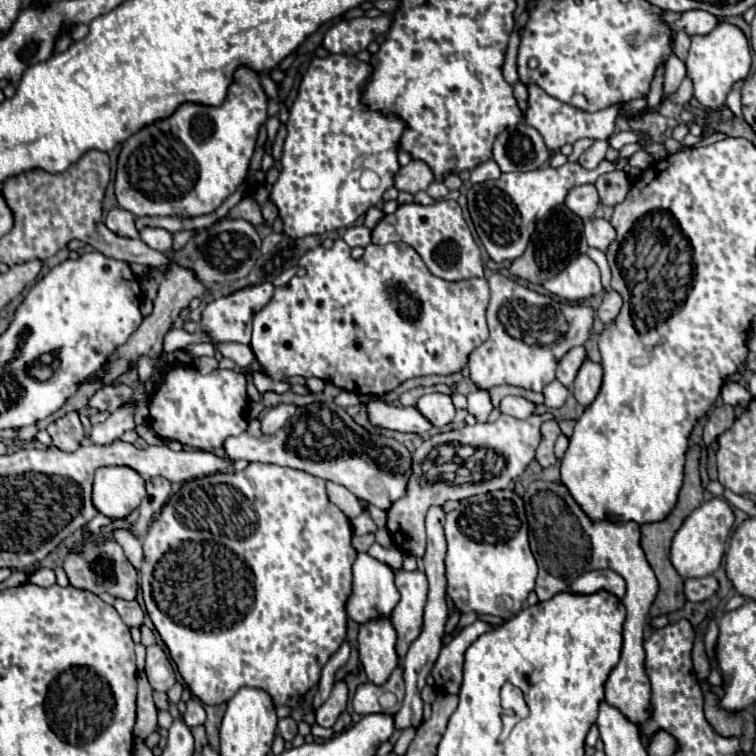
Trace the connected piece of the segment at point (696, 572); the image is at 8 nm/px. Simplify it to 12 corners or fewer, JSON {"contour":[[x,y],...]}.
{"contour":[[724,498],[698,506],[672,540],[682,578],[718,570],[734,526]]}

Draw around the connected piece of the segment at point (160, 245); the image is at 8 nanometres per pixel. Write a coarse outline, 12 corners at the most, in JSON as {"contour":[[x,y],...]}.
{"contour":[[144,228],[140,238],[158,252],[172,250],[172,234]]}

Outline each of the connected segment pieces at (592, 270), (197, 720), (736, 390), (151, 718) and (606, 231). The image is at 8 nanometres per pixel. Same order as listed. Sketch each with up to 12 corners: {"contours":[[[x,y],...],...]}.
{"contours":[[[580,254],[544,288],[566,300],[602,292],[600,270]],[[198,700],[186,702],[182,722],[188,728],[206,722],[204,706]],[[736,382],[722,386],[726,404],[746,408],[752,400],[744,386]],[[138,672],[134,736],[146,740],[156,730],[153,688]],[[602,218],[584,224],[590,248],[602,252],[616,240],[614,226]]]}

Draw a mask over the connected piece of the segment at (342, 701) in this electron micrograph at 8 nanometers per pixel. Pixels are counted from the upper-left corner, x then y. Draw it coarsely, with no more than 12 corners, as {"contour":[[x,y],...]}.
{"contour":[[334,684],[316,710],[316,724],[332,728],[346,710],[346,684]]}

